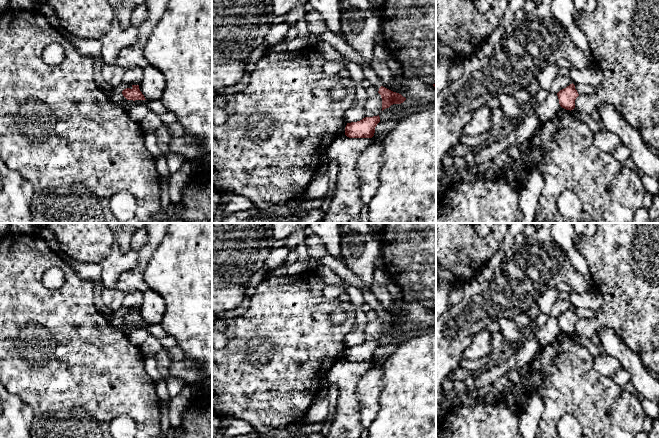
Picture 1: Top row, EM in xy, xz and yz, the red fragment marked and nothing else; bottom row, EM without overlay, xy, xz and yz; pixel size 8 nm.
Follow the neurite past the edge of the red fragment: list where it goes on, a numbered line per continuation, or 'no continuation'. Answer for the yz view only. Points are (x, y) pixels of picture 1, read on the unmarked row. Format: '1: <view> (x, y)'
1: yz (581, 313)

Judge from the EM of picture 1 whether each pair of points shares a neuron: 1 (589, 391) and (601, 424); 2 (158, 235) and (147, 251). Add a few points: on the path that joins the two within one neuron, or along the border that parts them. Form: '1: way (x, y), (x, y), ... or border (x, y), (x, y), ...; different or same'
1: way (594, 399), (601, 406), (601, 416); same
2: way (154, 239), (150, 247); same

